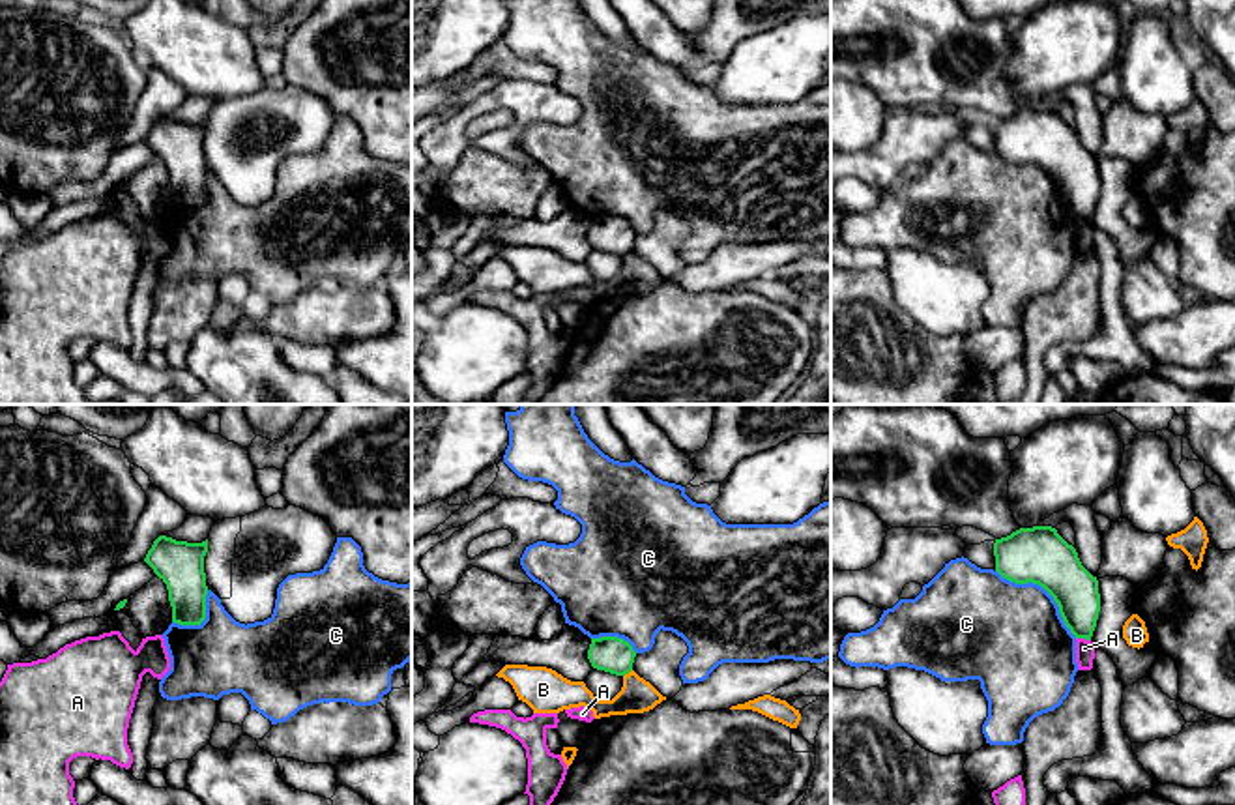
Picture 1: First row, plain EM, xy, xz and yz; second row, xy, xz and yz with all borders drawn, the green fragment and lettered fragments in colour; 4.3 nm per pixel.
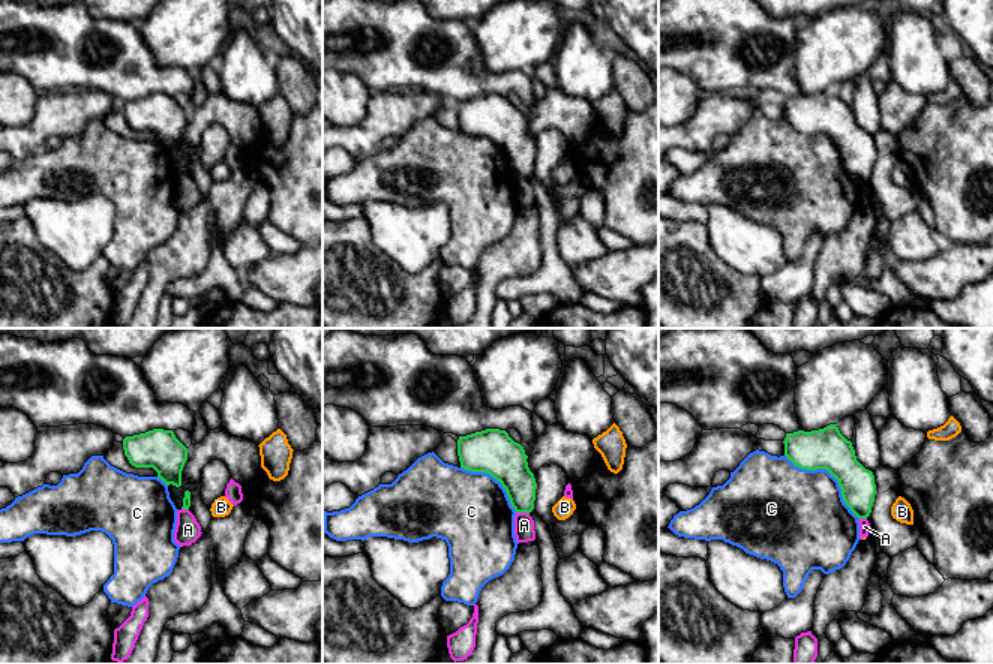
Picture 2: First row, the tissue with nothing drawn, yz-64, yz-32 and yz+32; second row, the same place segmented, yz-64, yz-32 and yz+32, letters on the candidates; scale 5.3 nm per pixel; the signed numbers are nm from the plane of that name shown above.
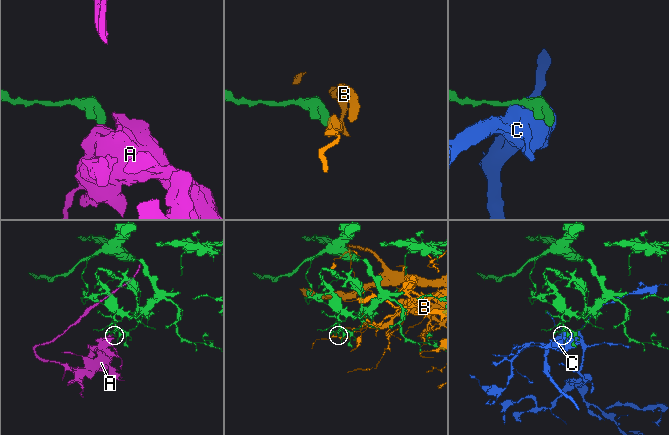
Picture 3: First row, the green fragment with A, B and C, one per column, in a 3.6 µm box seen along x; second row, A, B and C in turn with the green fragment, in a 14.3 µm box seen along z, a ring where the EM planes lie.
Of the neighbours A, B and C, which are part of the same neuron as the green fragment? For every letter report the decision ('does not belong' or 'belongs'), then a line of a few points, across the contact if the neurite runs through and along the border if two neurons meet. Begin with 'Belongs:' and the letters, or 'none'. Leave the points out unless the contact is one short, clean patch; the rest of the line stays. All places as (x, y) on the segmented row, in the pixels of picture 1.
Belongs: none
A: does not belong; line yz (1076, 637), (1089, 641)
B: does not belong; line xz (631, 669), (624, 676)
C: does not belong

